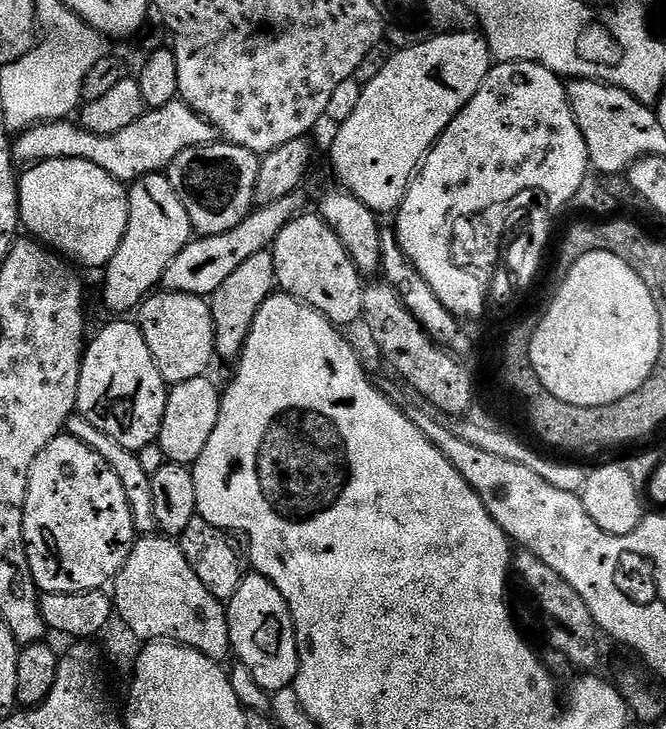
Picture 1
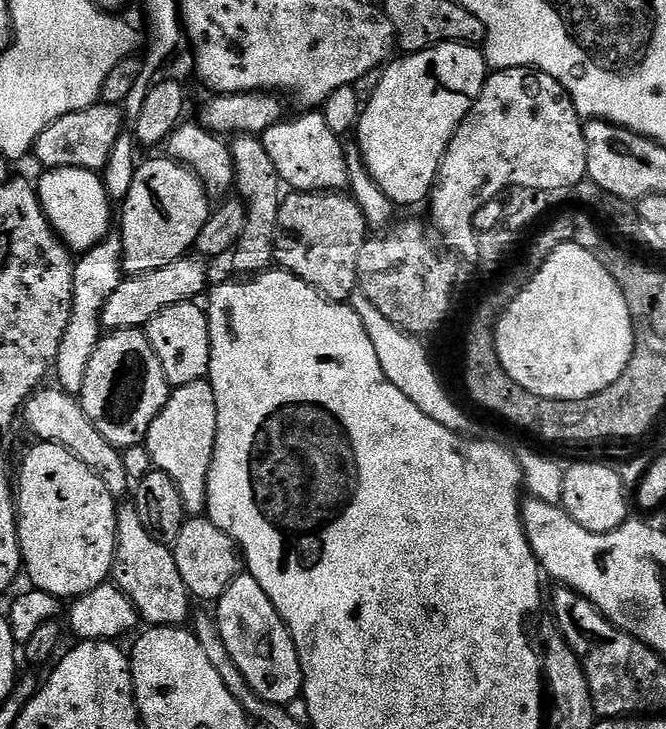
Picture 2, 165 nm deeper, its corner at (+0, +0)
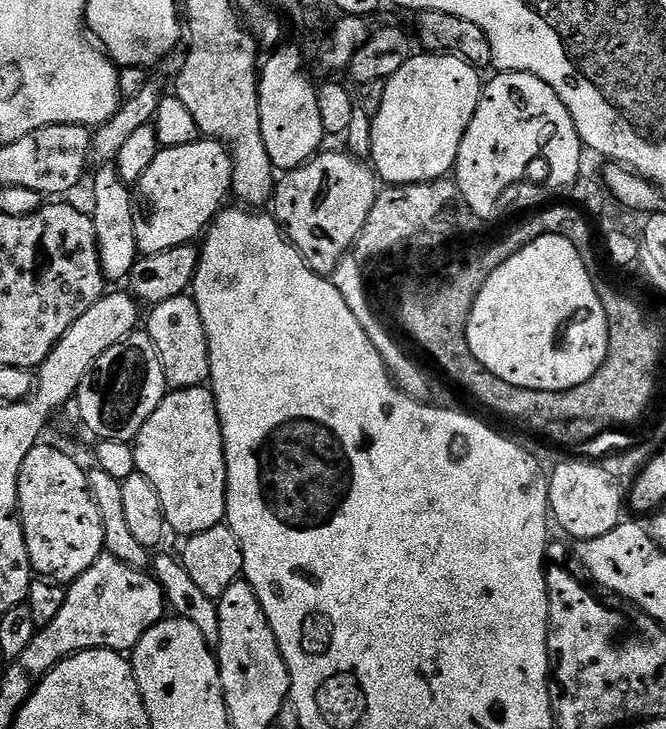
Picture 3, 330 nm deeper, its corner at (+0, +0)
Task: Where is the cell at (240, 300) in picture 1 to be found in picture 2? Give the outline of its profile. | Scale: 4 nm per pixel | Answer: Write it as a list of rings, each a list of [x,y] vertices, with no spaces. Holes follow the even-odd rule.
[[[240,134],[231,141],[230,147],[236,175],[234,188],[248,209],[246,226],[242,226],[242,234],[230,253],[230,261],[232,260],[233,270],[240,272],[236,274],[259,274],[269,271],[276,258],[276,231],[282,199],[282,181],[278,170],[274,170],[274,161],[270,159],[270,154],[266,154],[266,146],[261,137]]]

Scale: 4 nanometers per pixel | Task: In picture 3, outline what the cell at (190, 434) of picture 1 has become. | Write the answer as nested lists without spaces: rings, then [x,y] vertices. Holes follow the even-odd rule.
[[[211,387],[177,388],[169,391],[158,410],[154,410],[154,414],[150,414],[150,418],[142,426],[134,447],[136,470],[150,478],[150,482],[154,482],[154,490],[158,490],[158,498],[162,498],[162,510],[173,533],[176,531],[180,538],[187,538],[202,534],[202,530],[210,530],[210,526],[225,523],[228,510],[228,471],[222,426]]]

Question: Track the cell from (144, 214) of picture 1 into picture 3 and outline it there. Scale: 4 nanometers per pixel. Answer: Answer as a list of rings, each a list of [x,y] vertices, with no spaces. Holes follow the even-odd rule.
[[[201,138],[192,144],[174,144],[161,147],[160,153],[150,162],[150,170],[134,186],[137,246],[145,256],[170,250],[174,246],[191,244],[220,215],[224,199],[229,199],[232,191],[232,154],[219,140]]]

